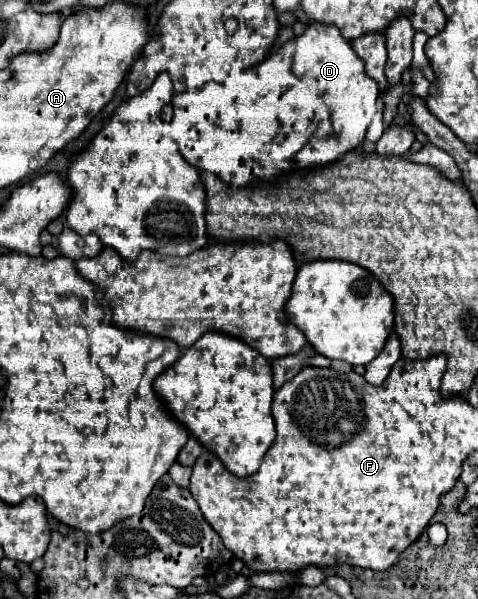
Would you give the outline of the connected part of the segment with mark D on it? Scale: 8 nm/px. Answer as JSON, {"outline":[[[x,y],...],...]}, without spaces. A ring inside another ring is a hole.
{"outline":[[[312,22],[304,34],[288,40],[284,46],[280,48],[270,48],[270,54],[266,54],[266,58],[262,60],[262,64],[252,66],[250,70],[242,70],[238,76],[234,76],[228,82],[210,82],[198,90],[186,90],[182,94],[174,94],[172,106],[174,106],[174,118],[172,118],[172,129],[166,124],[168,136],[174,138],[174,142],[178,142],[180,146],[180,154],[184,156],[186,162],[190,162],[190,166],[216,174],[218,178],[222,178],[222,182],[234,186],[234,188],[242,188],[242,186],[252,186],[254,180],[258,182],[276,182],[276,178],[280,178],[286,172],[292,172],[296,168],[300,170],[314,170],[314,168],[322,168],[322,166],[330,166],[336,164],[348,150],[356,150],[362,146],[364,138],[366,138],[366,130],[370,126],[370,120],[376,112],[376,98],[378,98],[378,84],[366,76],[364,72],[364,62],[356,56],[356,52],[352,50],[352,44],[346,42],[342,38],[342,34],[338,34],[336,26],[326,26],[320,22]]]}

